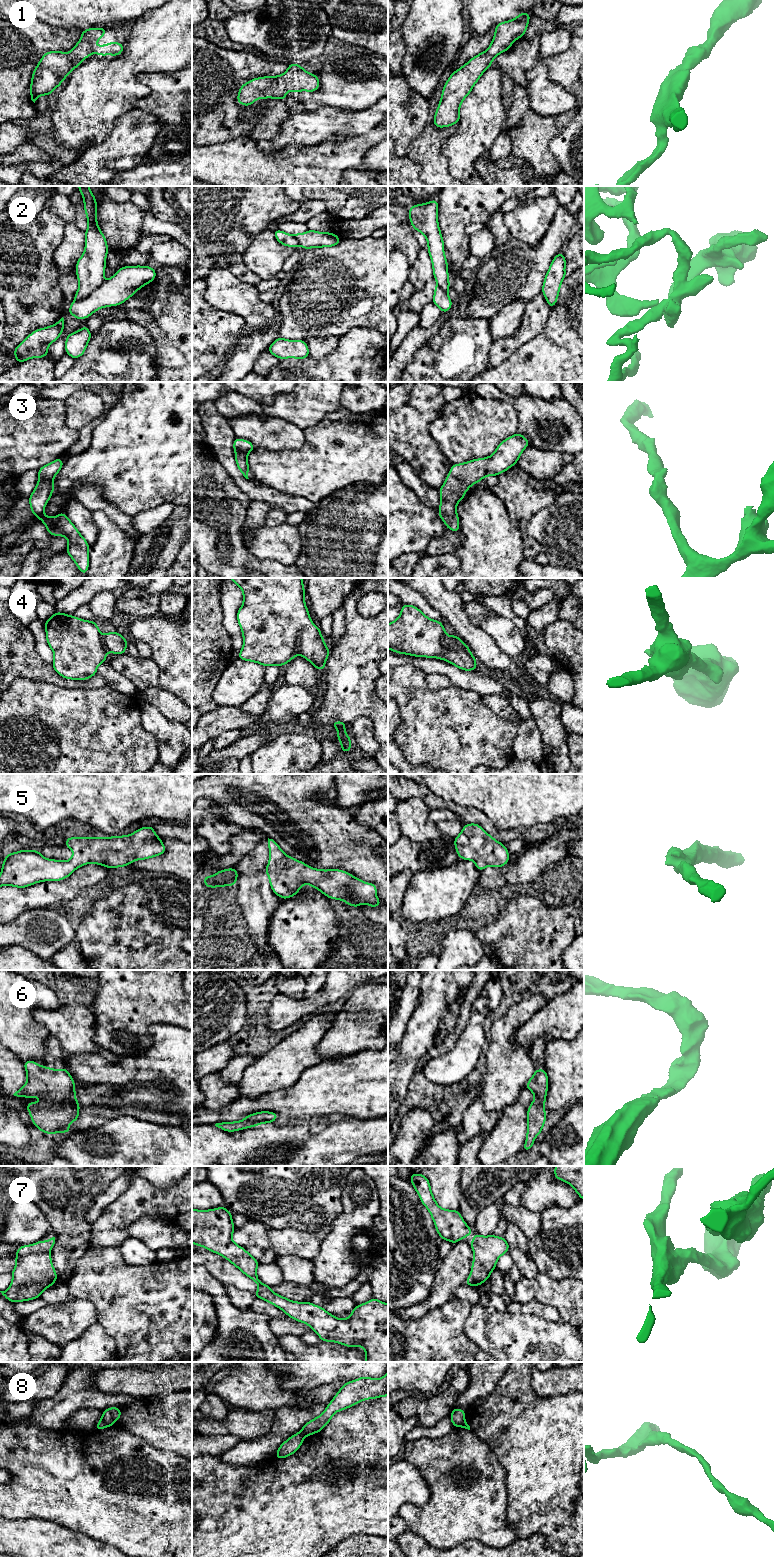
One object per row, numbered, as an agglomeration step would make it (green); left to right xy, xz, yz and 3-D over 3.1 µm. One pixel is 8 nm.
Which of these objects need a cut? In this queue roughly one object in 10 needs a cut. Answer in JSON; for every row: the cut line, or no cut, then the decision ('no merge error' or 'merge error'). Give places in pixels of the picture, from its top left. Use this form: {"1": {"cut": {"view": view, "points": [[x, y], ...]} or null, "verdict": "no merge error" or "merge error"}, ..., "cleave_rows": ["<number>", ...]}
{"1": {"cut": null, "verdict": "no merge error"}, "2": {"cut": null, "verdict": "no merge error"}, "3": {"cut": null, "verdict": "no merge error"}, "4": {"cut": null, "verdict": "no merge error"}, "5": {"cut": null, "verdict": "no merge error"}, "6": {"cut": null, "verdict": "no merge error"}, "7": {"cut": null, "verdict": "no merge error"}, "8": {"cut": {"view": "xy", "points": [[101, 1419], [108, 1426]]}, "verdict": "merge error"}, "cleave_rows": ["8"]}

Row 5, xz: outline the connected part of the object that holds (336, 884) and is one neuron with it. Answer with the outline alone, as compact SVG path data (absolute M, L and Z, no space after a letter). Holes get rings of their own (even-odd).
M268 838L269 863L265 872L272 891L282 899L295 896L304 884L322 892L326 897L343 900L360 908L361 903L378 907L377 886L339 869L315 869L285 854L276 841Z

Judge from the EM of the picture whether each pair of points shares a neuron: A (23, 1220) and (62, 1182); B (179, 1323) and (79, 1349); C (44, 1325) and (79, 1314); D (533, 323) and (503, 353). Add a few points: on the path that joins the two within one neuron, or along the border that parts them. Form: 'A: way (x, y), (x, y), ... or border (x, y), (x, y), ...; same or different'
A: border (37, 1207), (44, 1214), (50, 1227); different
B: border (98, 1323), (115, 1341), (118, 1351); different
C: way (53, 1325), (64, 1324), (70, 1321); same
D: way (526, 331), (511, 346); same

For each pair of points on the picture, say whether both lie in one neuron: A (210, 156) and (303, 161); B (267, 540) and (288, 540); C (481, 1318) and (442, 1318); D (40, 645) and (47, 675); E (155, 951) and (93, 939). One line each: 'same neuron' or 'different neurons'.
A: same neuron
B: same neuron
C: different neurons
D: different neurons
E: same neuron

